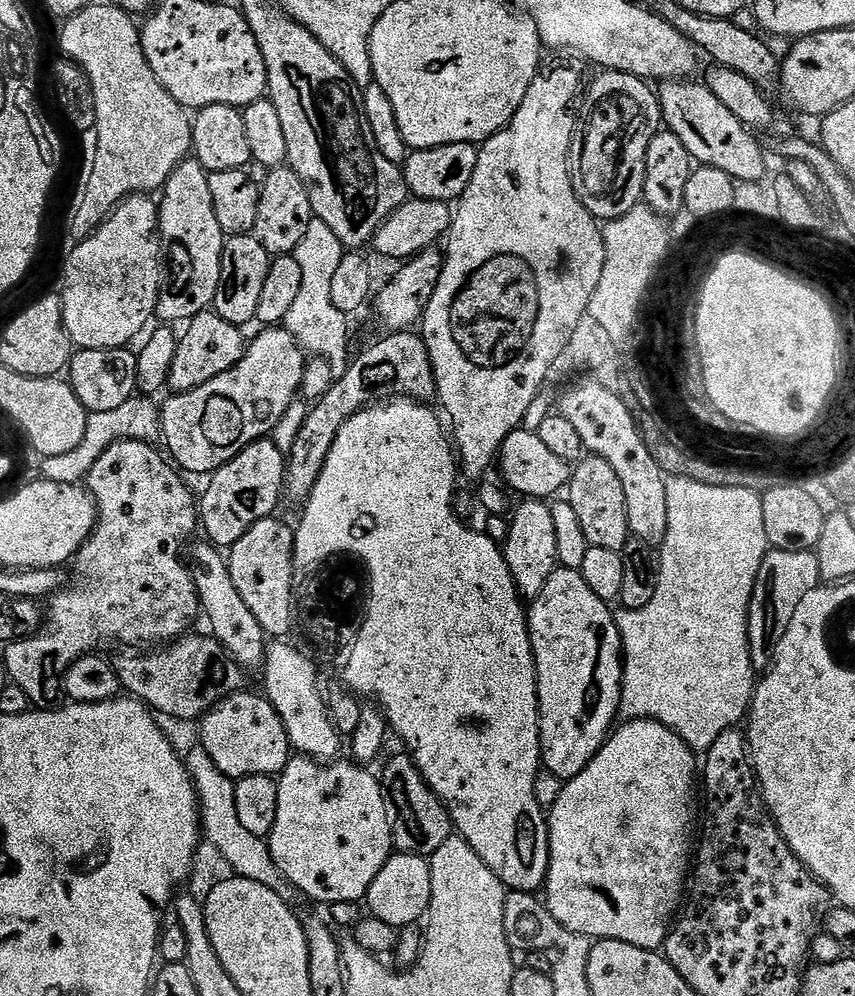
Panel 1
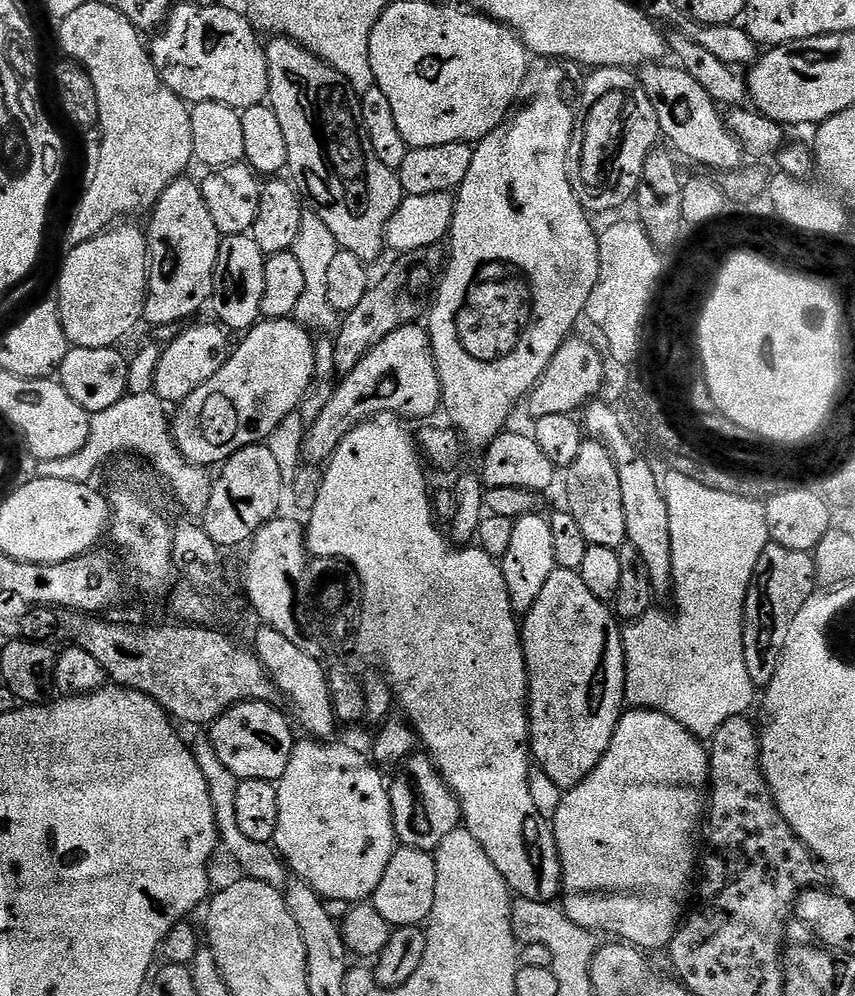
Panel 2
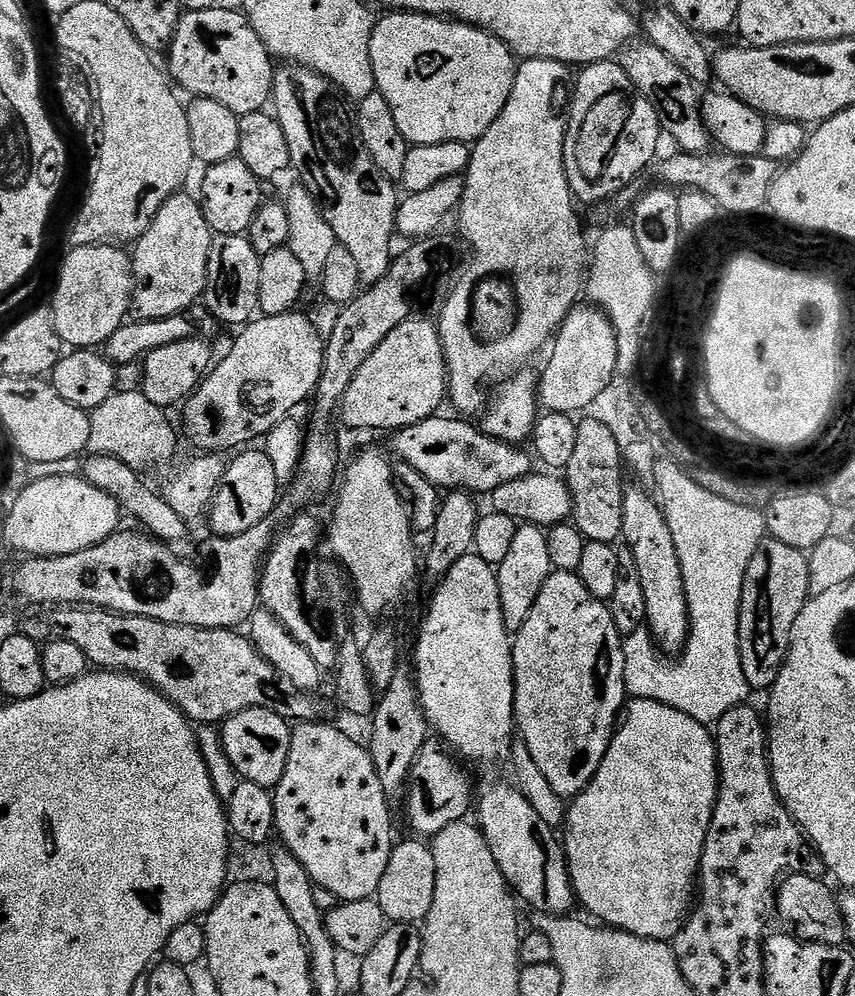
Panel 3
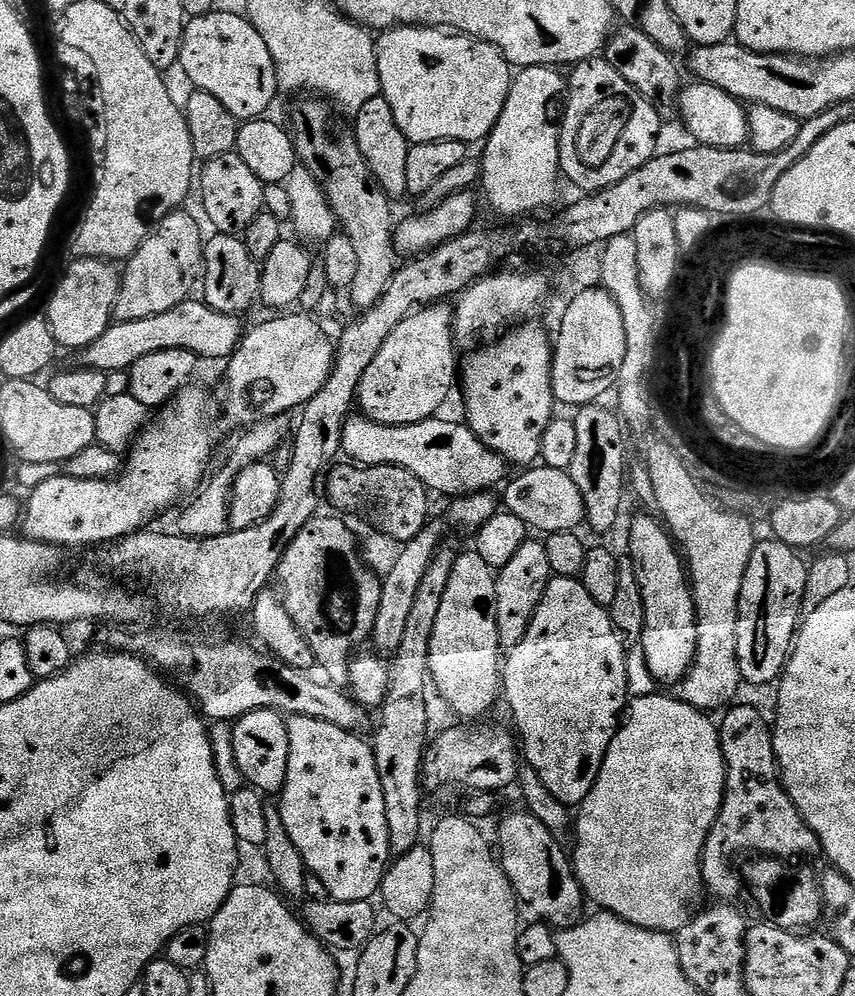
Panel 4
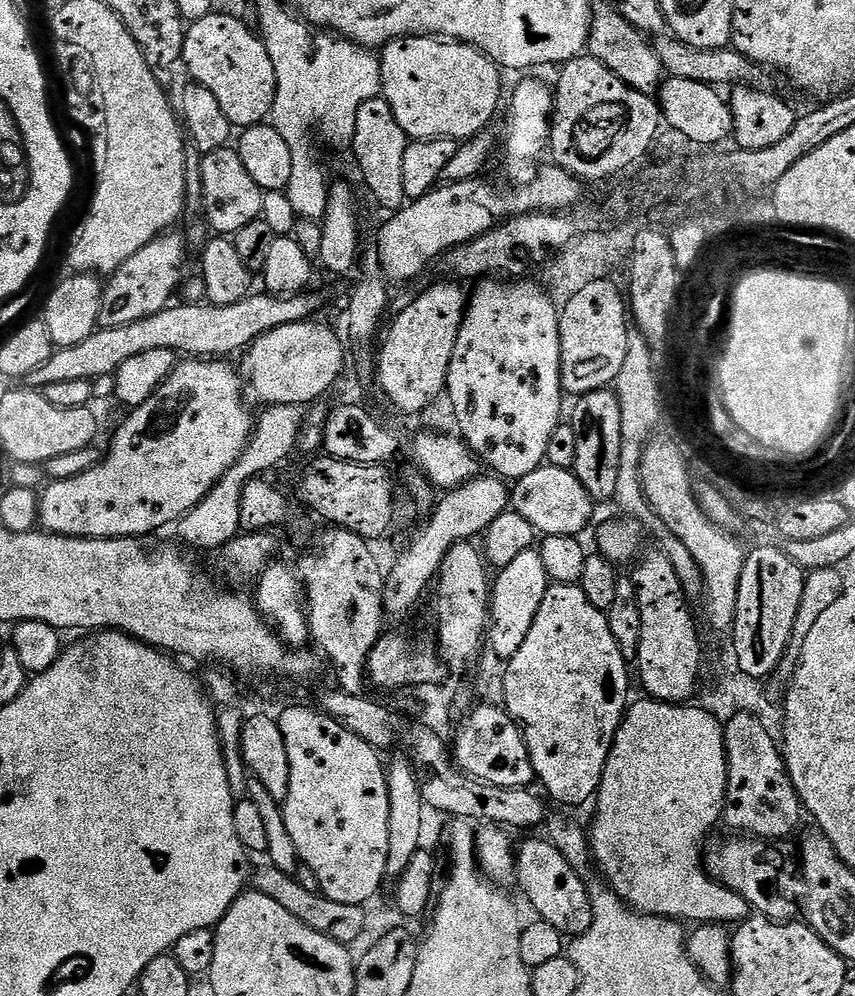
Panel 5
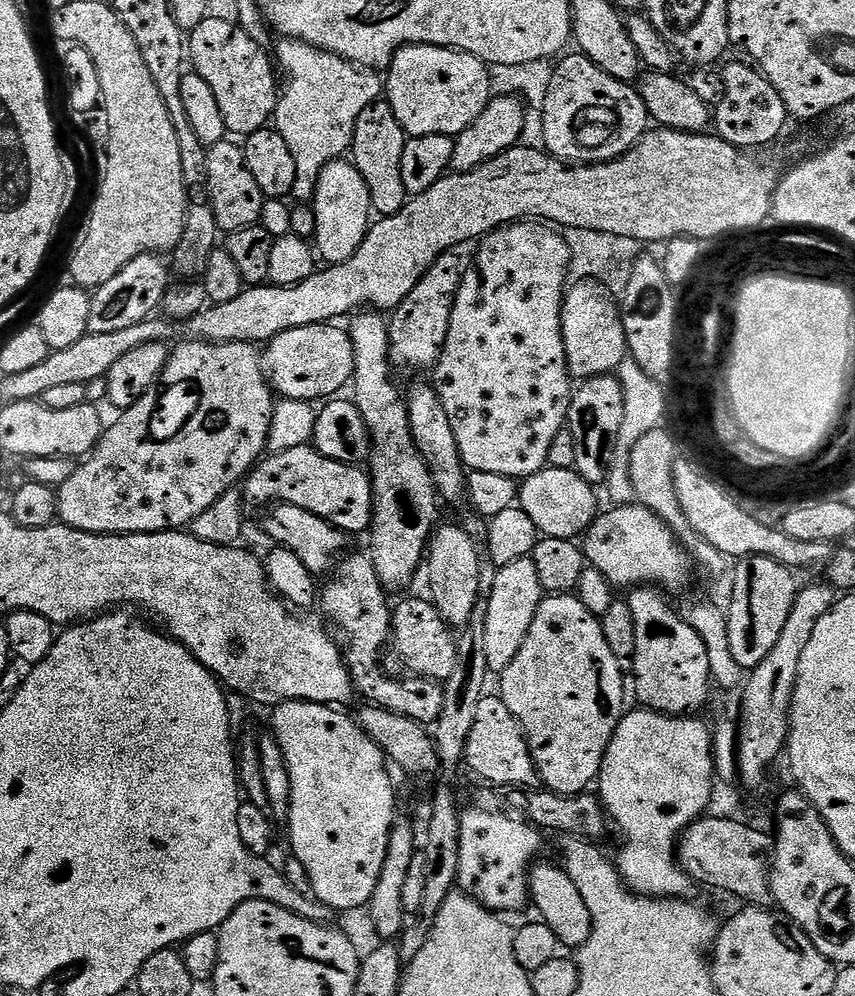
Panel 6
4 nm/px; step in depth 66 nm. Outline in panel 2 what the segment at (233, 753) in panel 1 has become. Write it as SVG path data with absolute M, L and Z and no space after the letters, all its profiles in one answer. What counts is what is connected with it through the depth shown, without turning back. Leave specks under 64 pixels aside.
M247 700L227 708L210 725L210 735L218 757L227 770L241 780L270 780L278 782L286 774L286 765L294 743L293 725L275 704Z

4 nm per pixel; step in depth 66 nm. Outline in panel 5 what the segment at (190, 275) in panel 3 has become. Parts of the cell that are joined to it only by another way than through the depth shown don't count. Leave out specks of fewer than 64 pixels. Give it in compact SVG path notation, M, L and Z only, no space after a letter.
M169 230L157 240L151 240L134 258L130 258L104 284L104 297L100 303L101 328L126 326L138 322L150 314L158 314L173 303L182 284L180 271L184 268L184 248L186 241L179 231Z

